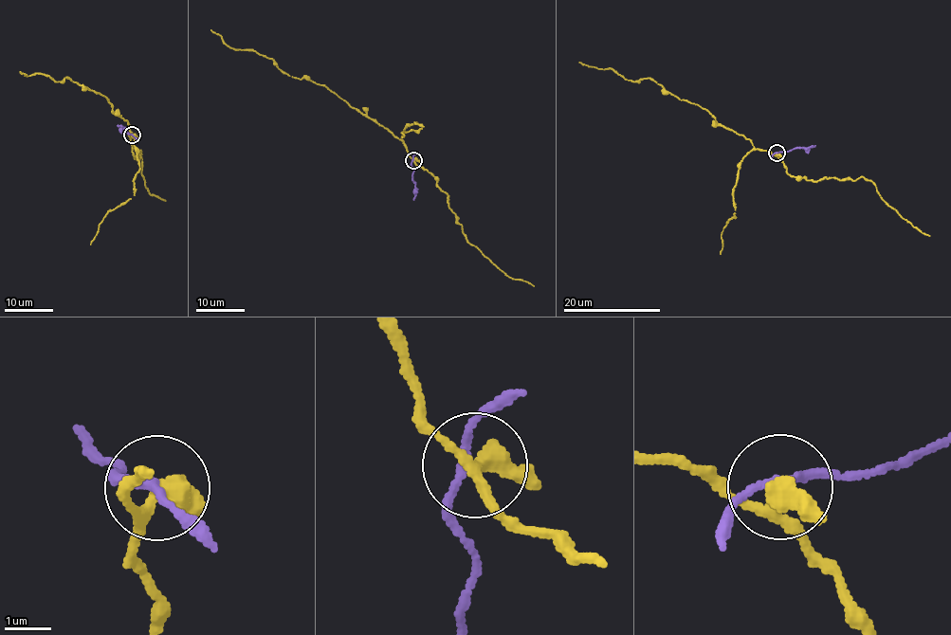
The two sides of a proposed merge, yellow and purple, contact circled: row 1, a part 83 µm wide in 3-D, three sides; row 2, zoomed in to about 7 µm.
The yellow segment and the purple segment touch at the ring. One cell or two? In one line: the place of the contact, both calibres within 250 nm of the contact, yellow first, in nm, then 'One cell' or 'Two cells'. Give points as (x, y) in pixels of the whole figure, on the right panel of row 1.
Place: (777, 153). Thickness 300 nm (yellow) against 160 nm. Two cells

